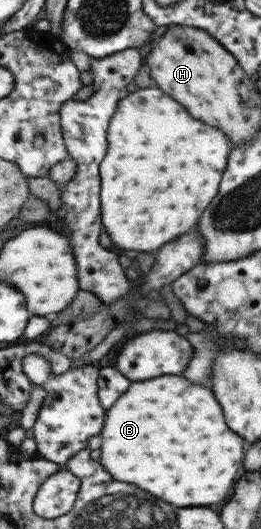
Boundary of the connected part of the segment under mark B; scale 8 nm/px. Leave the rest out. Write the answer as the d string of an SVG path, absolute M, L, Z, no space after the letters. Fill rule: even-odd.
M154 377L150 381L138 381L138 383L130 385L130 393L126 393L126 397L122 397L122 401L118 401L118 405L114 405L114 409L110 409L110 417L106 417L106 433L102 433L102 445L100 445L98 461L102 461L102 467L112 477L118 477L118 481L138 485L138 489L142 489L146 493L154 493L154 497L158 497L158 499L162 499L174 507L206 507L206 505L220 503L228 495L228 491L230 491L230 487L238 475L238 469L242 469L242 457L244 457L242 439L224 425L220 405L216 403L216 399L212 397L212 393L206 387L190 383L184 377Z

